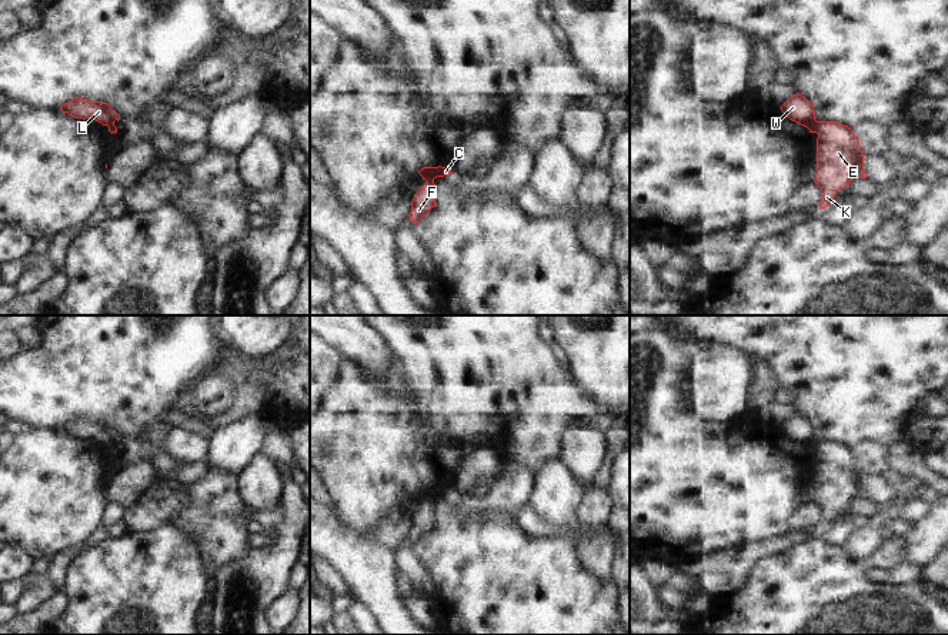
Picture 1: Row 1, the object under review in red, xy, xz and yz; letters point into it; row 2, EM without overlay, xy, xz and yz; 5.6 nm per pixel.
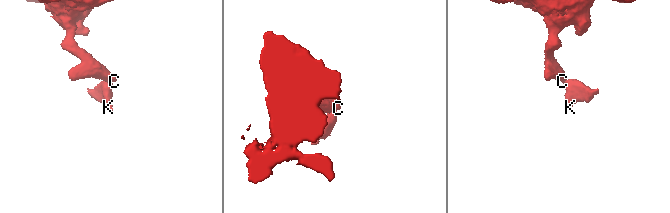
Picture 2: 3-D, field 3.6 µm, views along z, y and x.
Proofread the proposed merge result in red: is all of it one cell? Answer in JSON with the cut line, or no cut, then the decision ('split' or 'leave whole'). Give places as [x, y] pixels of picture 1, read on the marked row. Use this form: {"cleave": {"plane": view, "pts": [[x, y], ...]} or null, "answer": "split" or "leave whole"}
{"cleave": {"plane": "yz", "pts": [[815, 120], [808, 129]]}, "answer": "split"}

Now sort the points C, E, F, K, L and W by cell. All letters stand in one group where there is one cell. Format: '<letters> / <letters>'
C L W / E F K

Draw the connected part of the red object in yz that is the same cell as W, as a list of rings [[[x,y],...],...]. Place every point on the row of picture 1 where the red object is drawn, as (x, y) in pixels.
[[[798,93],[787,100],[780,108],[790,120],[807,128],[812,127],[817,121],[811,101]]]

